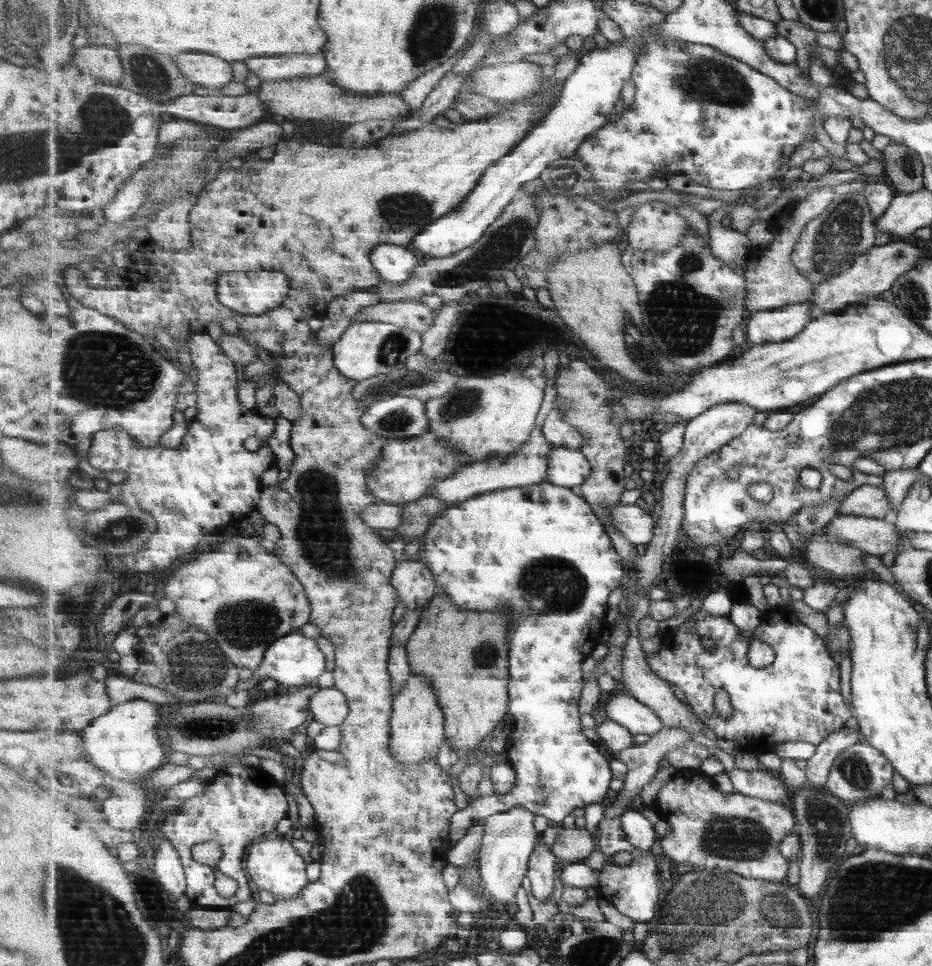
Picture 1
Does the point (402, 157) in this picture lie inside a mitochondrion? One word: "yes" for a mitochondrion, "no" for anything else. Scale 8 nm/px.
no

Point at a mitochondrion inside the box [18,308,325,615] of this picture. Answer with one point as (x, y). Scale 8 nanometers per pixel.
(106, 369)

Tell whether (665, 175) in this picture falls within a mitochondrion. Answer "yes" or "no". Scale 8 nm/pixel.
no

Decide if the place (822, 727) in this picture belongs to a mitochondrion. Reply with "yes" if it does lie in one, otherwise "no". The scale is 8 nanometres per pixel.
no

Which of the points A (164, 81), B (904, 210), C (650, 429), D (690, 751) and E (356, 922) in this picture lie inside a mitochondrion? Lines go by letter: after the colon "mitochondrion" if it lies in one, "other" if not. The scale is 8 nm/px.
A: mitochondrion
B: other
C: other
D: other
E: mitochondrion

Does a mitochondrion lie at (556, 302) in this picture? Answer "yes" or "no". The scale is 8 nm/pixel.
no

